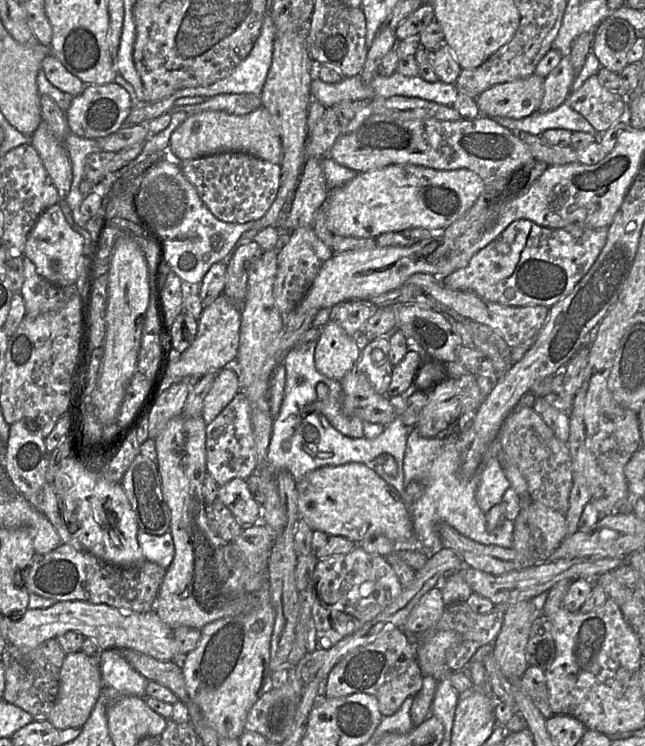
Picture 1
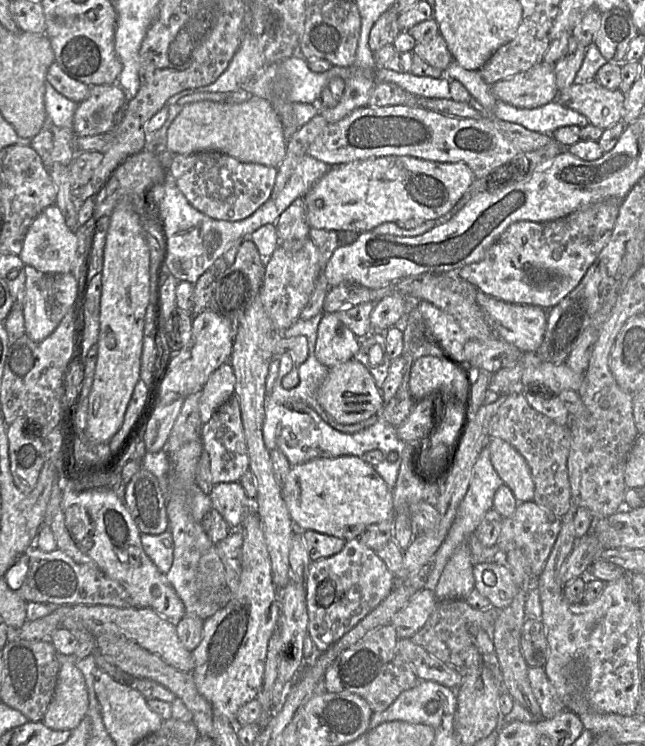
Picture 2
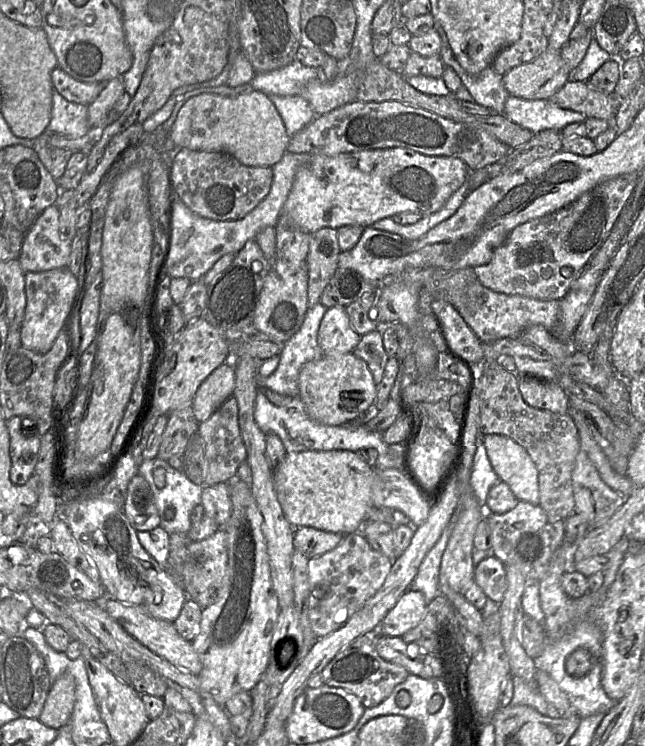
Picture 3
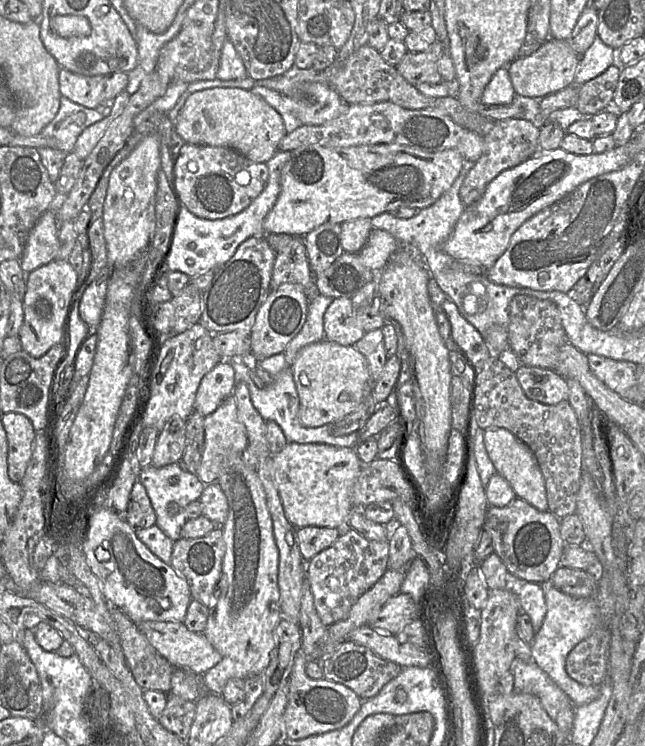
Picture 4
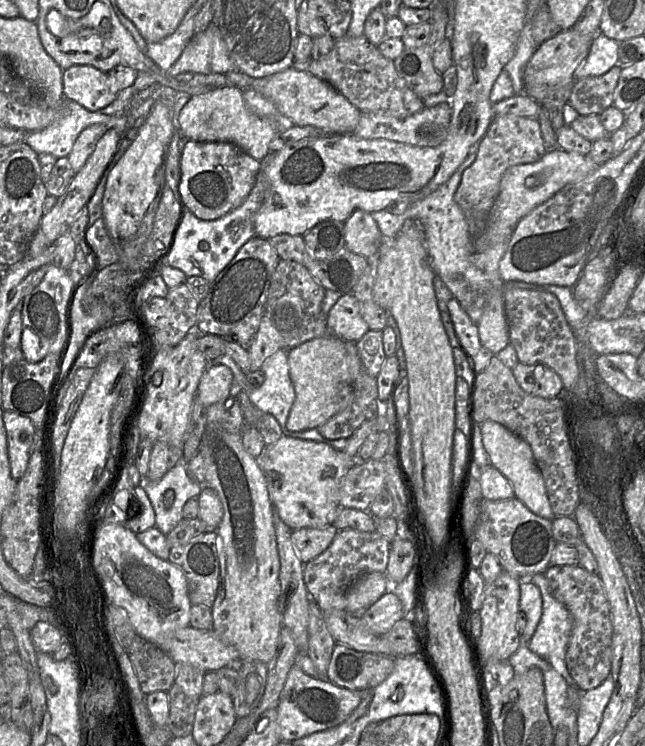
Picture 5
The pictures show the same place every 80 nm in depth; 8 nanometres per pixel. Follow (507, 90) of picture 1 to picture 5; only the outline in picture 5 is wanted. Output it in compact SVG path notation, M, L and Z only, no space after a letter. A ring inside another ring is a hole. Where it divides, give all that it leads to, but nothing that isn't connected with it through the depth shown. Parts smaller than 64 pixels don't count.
M572 27L561 30L557 35L543 42L537 47L524 68L524 87L566 85L574 82L574 72L586 59L593 39L594 35L578 32Z

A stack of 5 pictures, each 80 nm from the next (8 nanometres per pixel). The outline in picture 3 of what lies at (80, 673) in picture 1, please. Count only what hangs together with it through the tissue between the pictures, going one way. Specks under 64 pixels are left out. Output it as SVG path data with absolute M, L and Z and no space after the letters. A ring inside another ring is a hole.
M63 672L52 683L39 721L56 730L69 724L76 700L75 678Z

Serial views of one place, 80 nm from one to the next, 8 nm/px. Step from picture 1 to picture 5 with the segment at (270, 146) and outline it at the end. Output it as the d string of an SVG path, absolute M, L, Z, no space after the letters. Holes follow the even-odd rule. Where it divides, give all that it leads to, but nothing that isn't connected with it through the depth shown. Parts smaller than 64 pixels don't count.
M222 86L191 97L178 118L183 135L196 142L230 142L251 157L259 161L264 159L270 152L269 145L278 130L272 120L247 109L243 92L236 86Z

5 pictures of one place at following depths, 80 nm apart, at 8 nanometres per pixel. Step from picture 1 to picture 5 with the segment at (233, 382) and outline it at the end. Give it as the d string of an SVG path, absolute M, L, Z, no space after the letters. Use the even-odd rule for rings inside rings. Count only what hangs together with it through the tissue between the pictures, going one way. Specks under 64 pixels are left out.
M210 364L200 379L196 397L208 408L234 389L233 379L233 373L228 366Z

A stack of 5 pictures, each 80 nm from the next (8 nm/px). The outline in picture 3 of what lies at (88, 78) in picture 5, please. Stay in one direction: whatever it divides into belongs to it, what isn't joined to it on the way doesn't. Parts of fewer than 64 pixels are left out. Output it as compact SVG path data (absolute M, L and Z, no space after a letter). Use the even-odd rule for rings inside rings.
M57 66L51 73L53 89L66 100L78 104L91 104L100 93L100 82L82 82L76 80Z

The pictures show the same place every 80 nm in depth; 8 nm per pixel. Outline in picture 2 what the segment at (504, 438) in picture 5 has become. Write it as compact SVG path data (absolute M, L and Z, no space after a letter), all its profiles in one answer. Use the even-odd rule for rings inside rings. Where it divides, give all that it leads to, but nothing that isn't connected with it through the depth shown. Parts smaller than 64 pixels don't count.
M498 437L488 439L492 465L518 502L534 499L535 485L525 458L508 442Z

